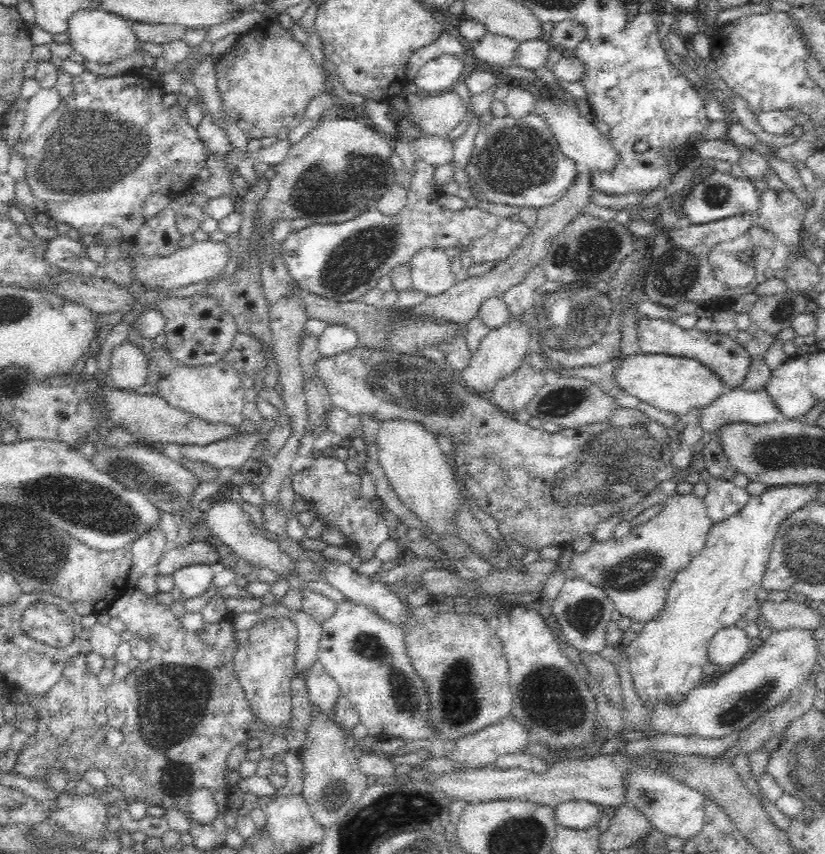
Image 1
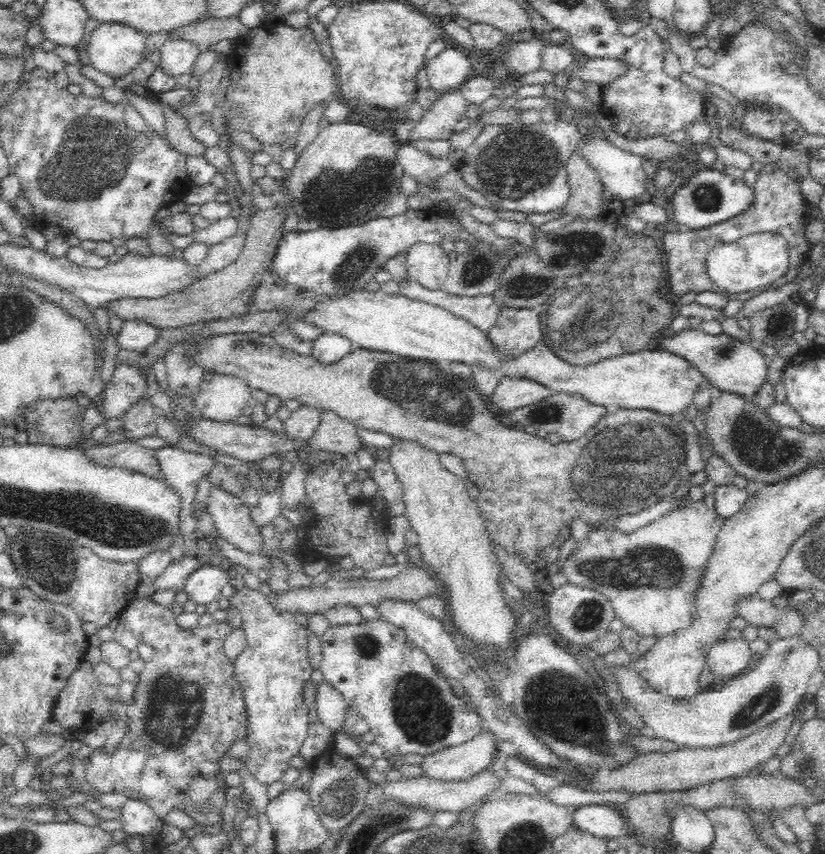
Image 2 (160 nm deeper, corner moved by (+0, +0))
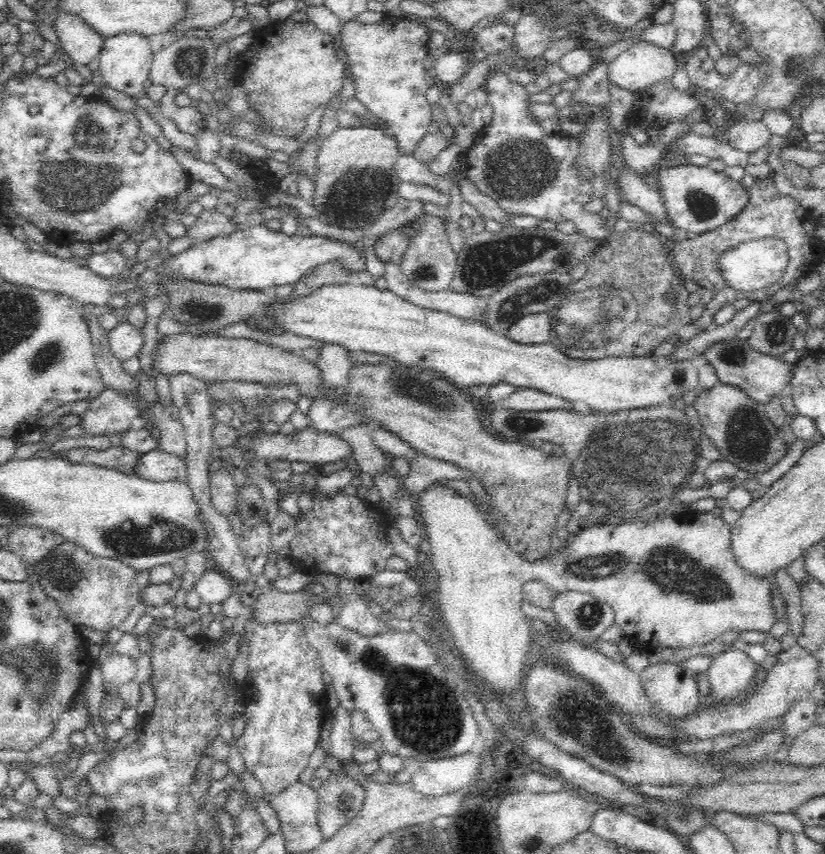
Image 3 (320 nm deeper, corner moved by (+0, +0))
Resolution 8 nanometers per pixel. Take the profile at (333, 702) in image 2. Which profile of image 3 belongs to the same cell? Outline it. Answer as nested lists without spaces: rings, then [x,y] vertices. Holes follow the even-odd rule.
[[[338,704],[332,710],[332,729],[330,736],[330,756],[342,763],[353,763],[354,738],[351,733],[351,709]]]

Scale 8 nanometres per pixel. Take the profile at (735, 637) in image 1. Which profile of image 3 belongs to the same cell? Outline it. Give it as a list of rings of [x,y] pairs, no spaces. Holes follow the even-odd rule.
[[[736,644],[714,656],[707,669],[710,694],[716,700],[736,698],[747,693],[758,665]]]

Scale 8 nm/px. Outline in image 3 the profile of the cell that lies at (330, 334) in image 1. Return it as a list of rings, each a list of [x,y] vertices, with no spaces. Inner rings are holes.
[[[322,343],[318,351],[320,375],[323,376],[324,387],[335,389],[344,384],[347,372],[352,364],[350,351],[342,344]]]

